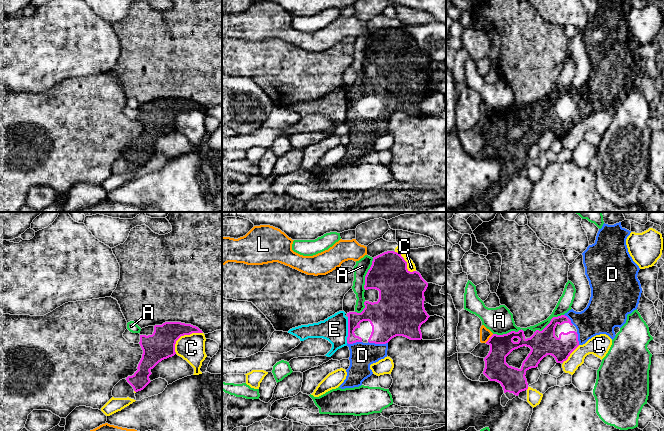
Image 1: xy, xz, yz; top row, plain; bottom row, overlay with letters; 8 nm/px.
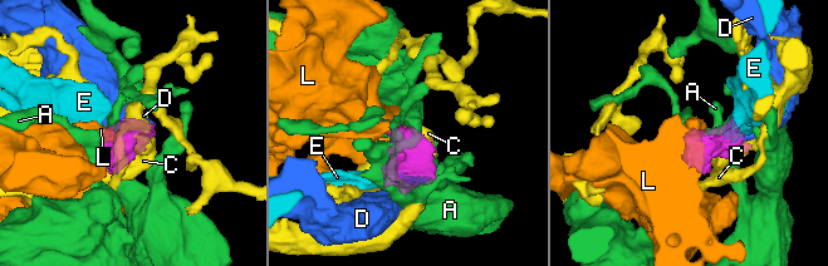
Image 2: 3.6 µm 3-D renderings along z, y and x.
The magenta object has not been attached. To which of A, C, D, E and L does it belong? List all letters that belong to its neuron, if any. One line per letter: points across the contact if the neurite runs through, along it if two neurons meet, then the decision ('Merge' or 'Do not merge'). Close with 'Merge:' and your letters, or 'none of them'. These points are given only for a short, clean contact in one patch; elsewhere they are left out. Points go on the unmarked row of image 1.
A: Do not merge
C: Do not merge
D: Merge
E: Boundary: xz (348, 93), (348, 112), (346, 118). Do not merge
L: Boundary: yz (493, 110), (485, 118). Do not merge
Merge: D

